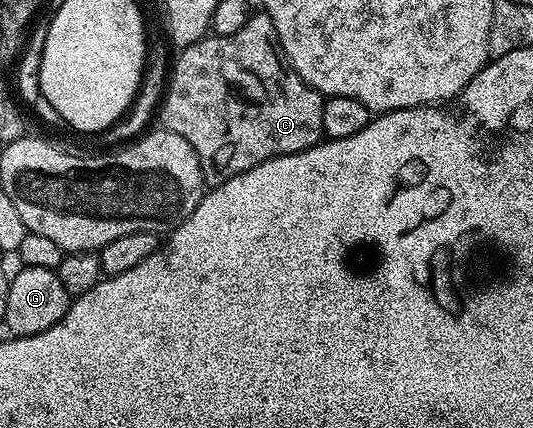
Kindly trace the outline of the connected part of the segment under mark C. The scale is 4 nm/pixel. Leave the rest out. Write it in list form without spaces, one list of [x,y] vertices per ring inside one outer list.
[[[248,18],[236,34],[228,34],[227,37],[207,34],[202,40],[181,49],[177,55],[178,61],[175,64],[173,61],[160,105],[161,127],[172,134],[180,134],[180,138],[196,150],[207,189],[219,188],[224,182],[272,158],[303,152],[322,143],[324,97],[308,86],[300,74],[296,74],[284,54],[284,46],[280,46],[276,26],[268,22],[253,24]]]

